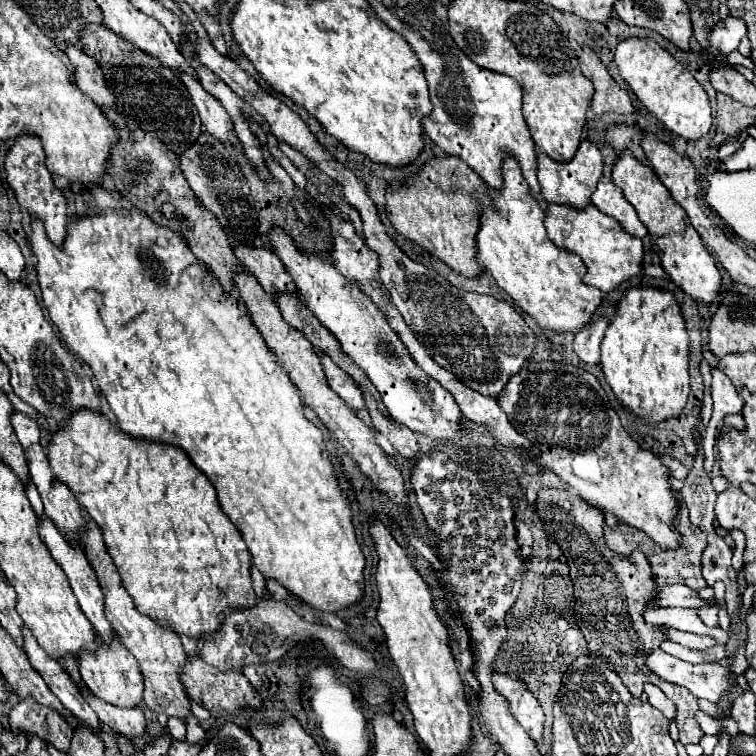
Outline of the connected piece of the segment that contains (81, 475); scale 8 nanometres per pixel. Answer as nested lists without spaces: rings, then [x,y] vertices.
[[[82,410],[66,422],[66,428],[52,434],[46,454],[52,474],[76,494],[80,506],[102,530],[106,550],[140,614],[160,626],[172,626],[178,636],[206,640],[218,630],[224,616],[250,610],[256,604],[248,548],[236,526],[220,510],[214,486],[188,462],[182,450],[134,440],[124,434],[114,420]]]

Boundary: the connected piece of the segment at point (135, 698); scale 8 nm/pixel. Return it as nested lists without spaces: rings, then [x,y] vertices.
[[[98,640],[96,652],[82,652],[80,654],[80,676],[86,682],[86,686],[96,694],[96,698],[120,706],[120,708],[134,708],[142,704],[142,692],[144,692],[144,678],[140,672],[140,666],[124,646],[116,646],[116,650],[104,650]]]

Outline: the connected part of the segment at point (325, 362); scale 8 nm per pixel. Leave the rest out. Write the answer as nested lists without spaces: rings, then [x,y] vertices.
[[[320,354],[320,362],[324,366],[324,372],[326,372],[326,380],[330,384],[330,388],[356,412],[362,412],[366,410],[364,406],[364,396],[360,392],[360,388],[348,378],[348,374],[344,374],[344,370],[340,370],[328,356],[322,356]]]

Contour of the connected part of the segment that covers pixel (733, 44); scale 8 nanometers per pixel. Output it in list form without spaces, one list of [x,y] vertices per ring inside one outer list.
[[[726,18],[712,28],[712,48],[730,54],[738,48],[740,40],[746,36],[746,22],[742,18]]]

